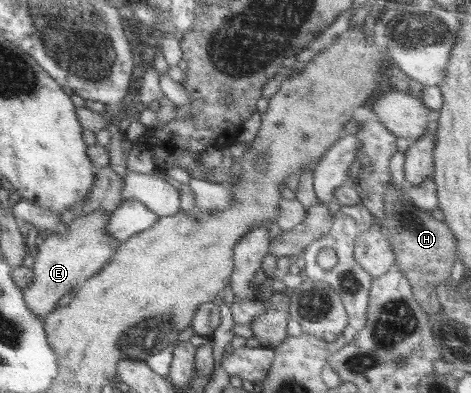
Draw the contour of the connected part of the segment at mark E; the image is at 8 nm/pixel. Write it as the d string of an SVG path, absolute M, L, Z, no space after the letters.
M99 208L85 216L68 219L68 227L60 235L45 234L44 241L35 248L34 281L23 288L29 310L41 318L47 317L48 312L57 309L57 301L63 295L76 290L111 261L121 244L108 237L109 215L111 212Z

